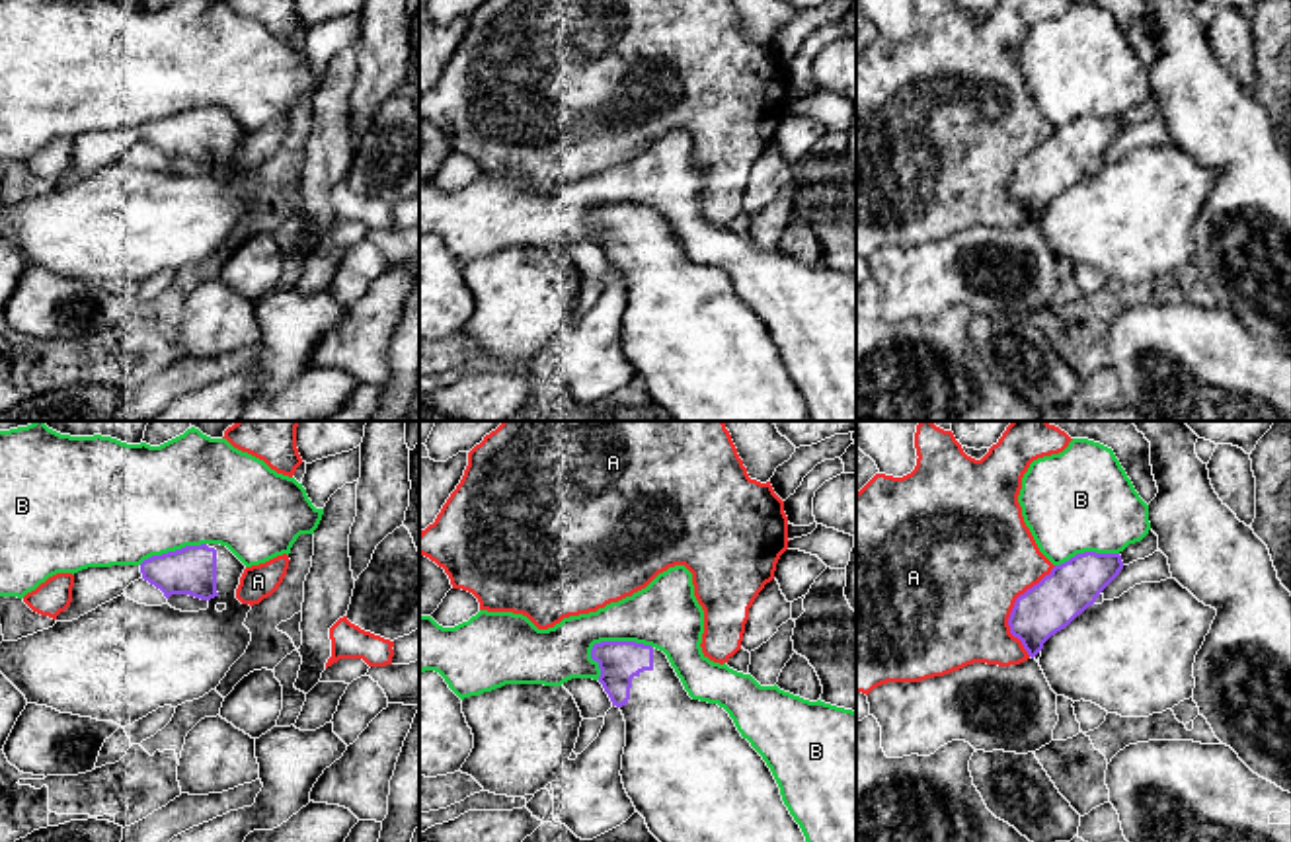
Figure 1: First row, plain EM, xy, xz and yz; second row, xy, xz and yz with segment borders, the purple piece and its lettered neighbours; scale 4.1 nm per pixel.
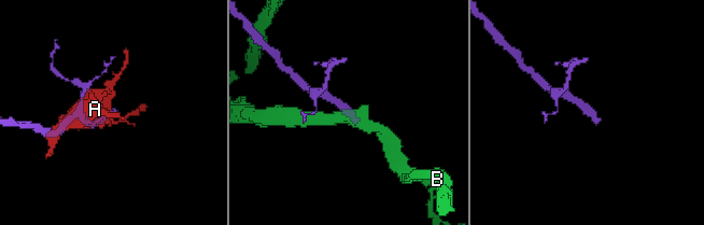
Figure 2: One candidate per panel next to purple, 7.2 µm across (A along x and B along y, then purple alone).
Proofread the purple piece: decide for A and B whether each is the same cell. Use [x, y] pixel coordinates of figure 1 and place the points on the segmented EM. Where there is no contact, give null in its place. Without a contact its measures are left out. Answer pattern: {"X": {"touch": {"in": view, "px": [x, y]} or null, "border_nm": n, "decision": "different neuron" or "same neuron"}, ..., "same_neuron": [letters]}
{"A": {"touch": {"in": "yz", "px": [1013, 609]}, "border_nm": 400, "decision": "different neuron"}, "B": {"touch": {"in": "xz", "px": [605, 642]}, "border_nm": 280, "decision": "different neuron"}, "same_neuron": []}

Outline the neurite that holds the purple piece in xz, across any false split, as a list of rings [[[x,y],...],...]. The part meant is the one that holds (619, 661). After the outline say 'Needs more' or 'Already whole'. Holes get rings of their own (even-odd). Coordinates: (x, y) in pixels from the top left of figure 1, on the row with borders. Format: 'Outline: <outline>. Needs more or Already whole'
Outline: [[[601,641],[591,659],[626,721],[624,789],[659,842],[805,842],[763,756],[724,708],[688,696],[663,651],[636,641]]]. Needs more

